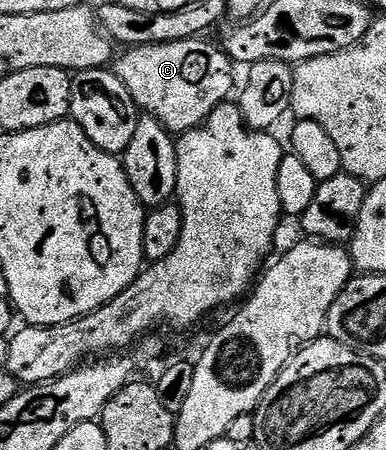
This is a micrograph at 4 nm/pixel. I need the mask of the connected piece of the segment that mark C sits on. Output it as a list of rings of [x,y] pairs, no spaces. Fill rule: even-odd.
[[[201,37],[172,44],[135,46],[117,55],[114,75],[128,88],[143,115],[156,119],[171,135],[181,136],[208,120],[212,112],[231,97],[235,63],[225,49],[202,42]]]

